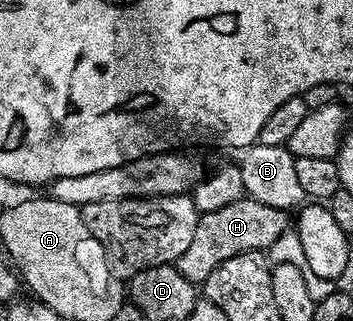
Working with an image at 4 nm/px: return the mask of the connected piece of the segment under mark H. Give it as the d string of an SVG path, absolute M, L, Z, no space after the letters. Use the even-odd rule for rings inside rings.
M242 196L231 204L223 204L223 208L215 208L215 212L204 212L198 217L195 236L191 236L191 245L183 251L183 256L177 258L176 268L187 280L191 280L194 284L204 284L207 276L211 276L211 272L215 272L215 268L219 268L223 260L231 260L231 256L239 256L252 250L270 251L271 246L290 229L290 226L290 211L271 208L271 204L259 204L259 200Z

